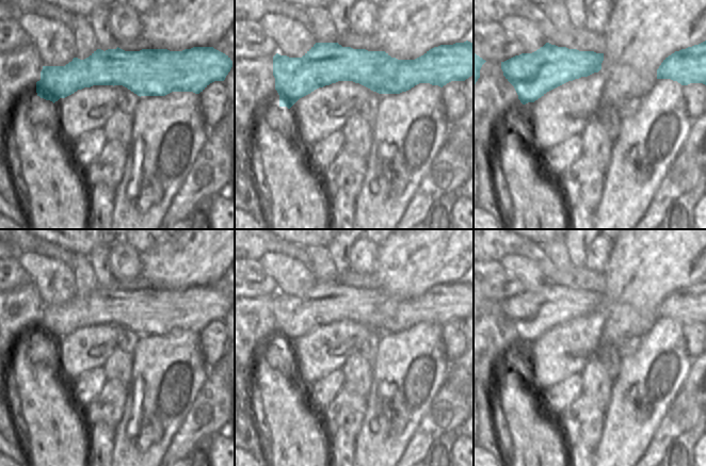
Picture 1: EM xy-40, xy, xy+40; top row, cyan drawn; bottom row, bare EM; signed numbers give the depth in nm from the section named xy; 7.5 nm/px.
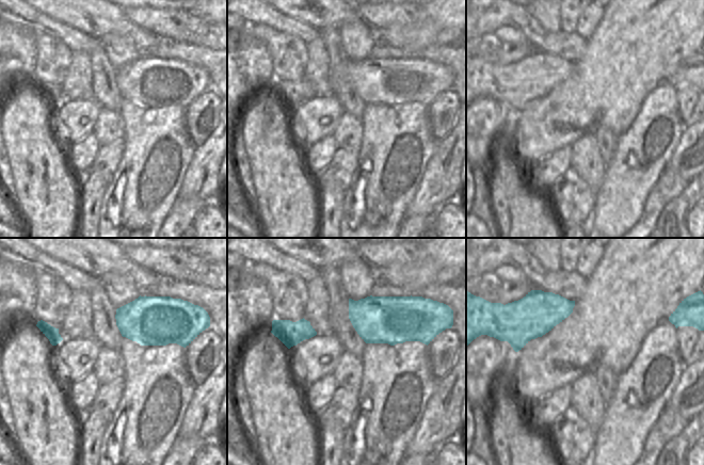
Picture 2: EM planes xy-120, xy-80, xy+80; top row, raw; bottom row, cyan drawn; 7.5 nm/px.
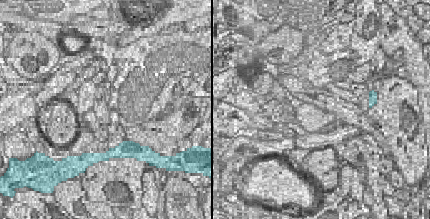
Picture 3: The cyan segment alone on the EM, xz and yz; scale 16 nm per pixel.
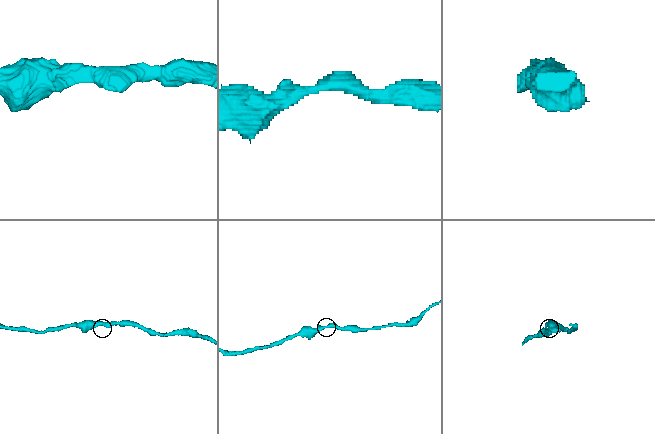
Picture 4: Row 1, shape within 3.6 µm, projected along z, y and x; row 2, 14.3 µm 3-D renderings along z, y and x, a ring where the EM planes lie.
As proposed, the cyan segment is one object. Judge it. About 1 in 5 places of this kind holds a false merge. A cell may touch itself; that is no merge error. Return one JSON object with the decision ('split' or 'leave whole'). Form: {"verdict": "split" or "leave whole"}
{"verdict": "leave whole"}

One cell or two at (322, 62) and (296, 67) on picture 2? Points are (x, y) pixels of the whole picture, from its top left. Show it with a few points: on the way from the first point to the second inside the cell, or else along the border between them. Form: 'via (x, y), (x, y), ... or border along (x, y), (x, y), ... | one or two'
border along (306, 43), (307, 62), (303, 78) | two

